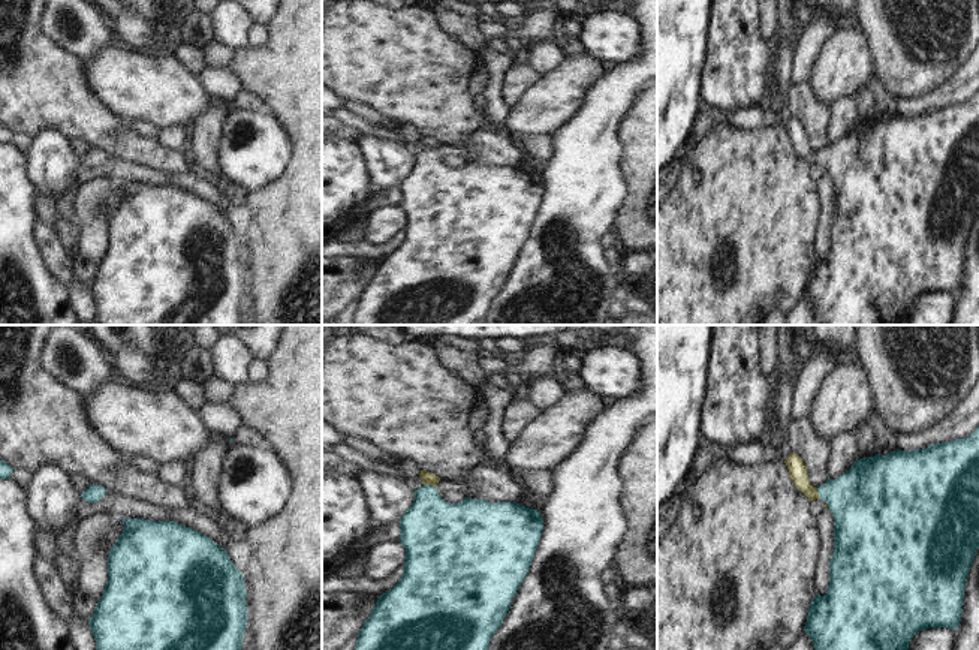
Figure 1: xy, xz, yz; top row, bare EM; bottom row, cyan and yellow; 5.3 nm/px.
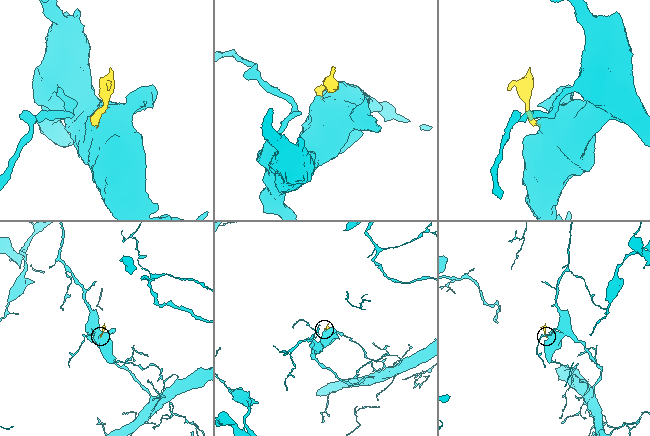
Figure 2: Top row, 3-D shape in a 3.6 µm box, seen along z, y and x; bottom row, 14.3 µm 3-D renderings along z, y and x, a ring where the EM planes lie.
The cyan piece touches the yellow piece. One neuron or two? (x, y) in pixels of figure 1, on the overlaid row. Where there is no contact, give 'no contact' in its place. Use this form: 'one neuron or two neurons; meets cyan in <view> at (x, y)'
one neuron; meets cyan in xz at (430, 486)

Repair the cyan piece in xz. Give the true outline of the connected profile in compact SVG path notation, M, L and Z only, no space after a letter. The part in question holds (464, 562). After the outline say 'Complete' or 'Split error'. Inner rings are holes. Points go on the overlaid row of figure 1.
M421 470L424 485L415 490L412 506L400 518L400 542L406 548L401 580L377 602L358 632L355 650L487 650L501 626L513 596L524 581L540 542L540 511L516 502L490 503L466 497L460 503L442 499L439 476Z. Split error

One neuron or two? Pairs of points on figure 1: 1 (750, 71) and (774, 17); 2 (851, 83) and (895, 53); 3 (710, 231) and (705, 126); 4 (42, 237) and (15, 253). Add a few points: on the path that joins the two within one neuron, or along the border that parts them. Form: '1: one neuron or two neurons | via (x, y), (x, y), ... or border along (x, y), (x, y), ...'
1: two neurons | border along (758, 15), (761, 36), (767, 42)
2: two neurons | border along (864, 32), (874, 72)
3: two neurons | border along (714, 126), (704, 138)
4: two neurons | border along (36, 217), (32, 241), (50, 274)

